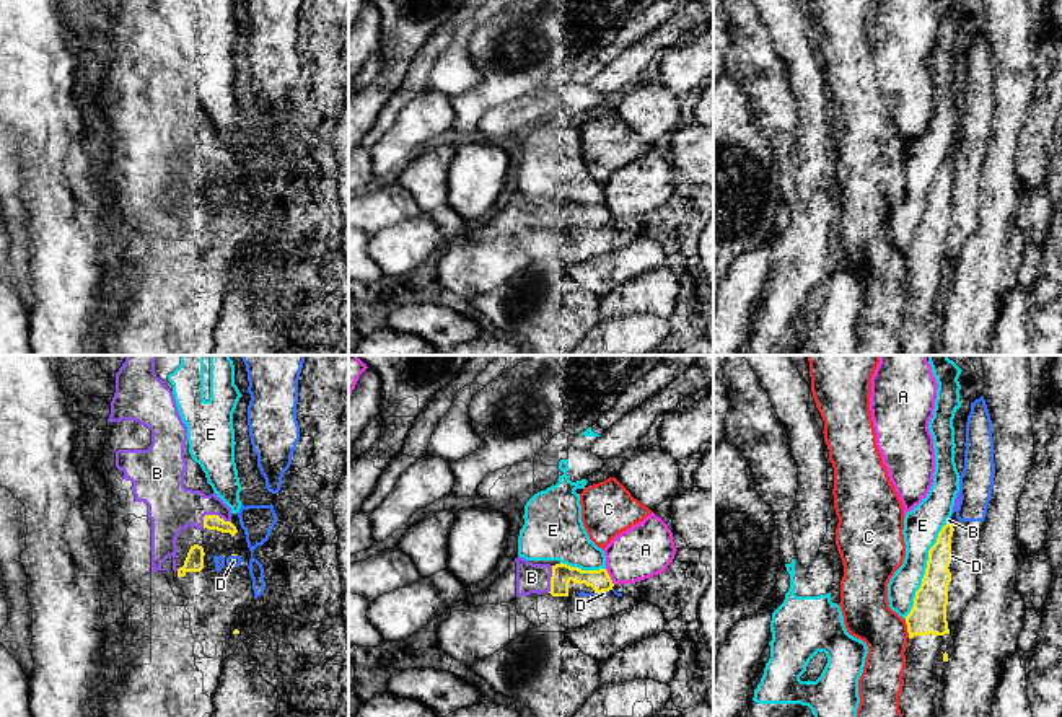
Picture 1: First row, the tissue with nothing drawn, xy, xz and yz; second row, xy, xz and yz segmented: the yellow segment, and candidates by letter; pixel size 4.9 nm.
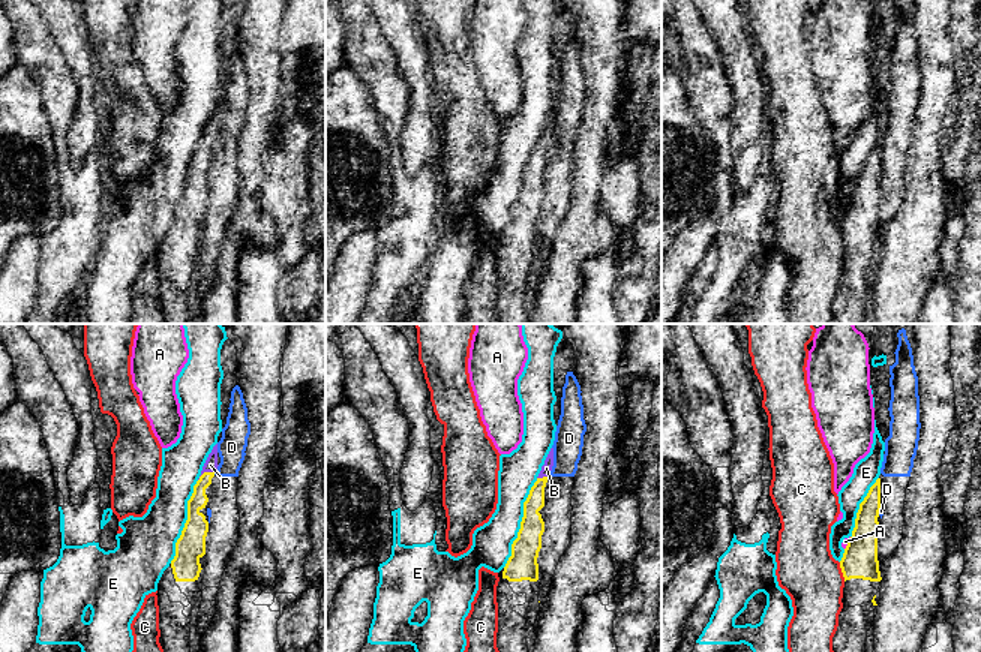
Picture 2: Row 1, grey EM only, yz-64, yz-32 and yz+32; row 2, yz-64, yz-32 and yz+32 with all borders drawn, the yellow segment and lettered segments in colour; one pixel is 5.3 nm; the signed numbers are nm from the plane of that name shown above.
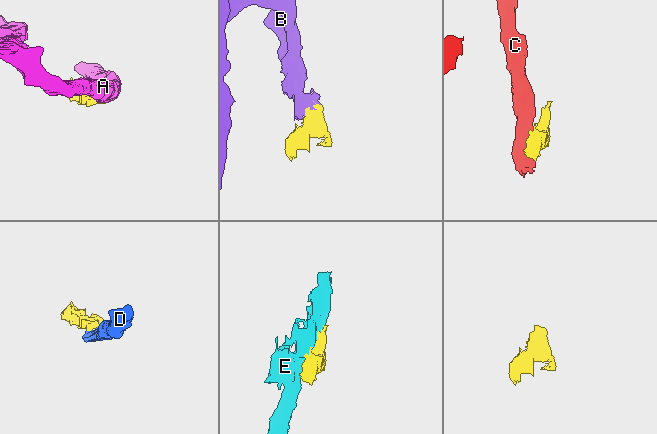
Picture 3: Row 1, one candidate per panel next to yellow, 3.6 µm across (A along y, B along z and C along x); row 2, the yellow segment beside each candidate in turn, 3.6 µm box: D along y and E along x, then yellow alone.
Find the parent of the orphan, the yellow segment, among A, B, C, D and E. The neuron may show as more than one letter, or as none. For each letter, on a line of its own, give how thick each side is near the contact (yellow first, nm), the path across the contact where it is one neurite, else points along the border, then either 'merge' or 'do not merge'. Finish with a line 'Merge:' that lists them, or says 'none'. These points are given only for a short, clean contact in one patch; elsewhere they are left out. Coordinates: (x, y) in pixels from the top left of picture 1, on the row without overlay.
A: calibres 110 and 260 nm; do not merge
B: calibres 80 and 240 nm; merge
C: calibres 180 and 240 nm; border yz (904, 255), (909, 271); do not merge
D: calibres 110 and 20 nm; border xz (606, 225), (595, 228); do not merge
E: calibres 180 and 180 nm; do not merge
Merge: B

